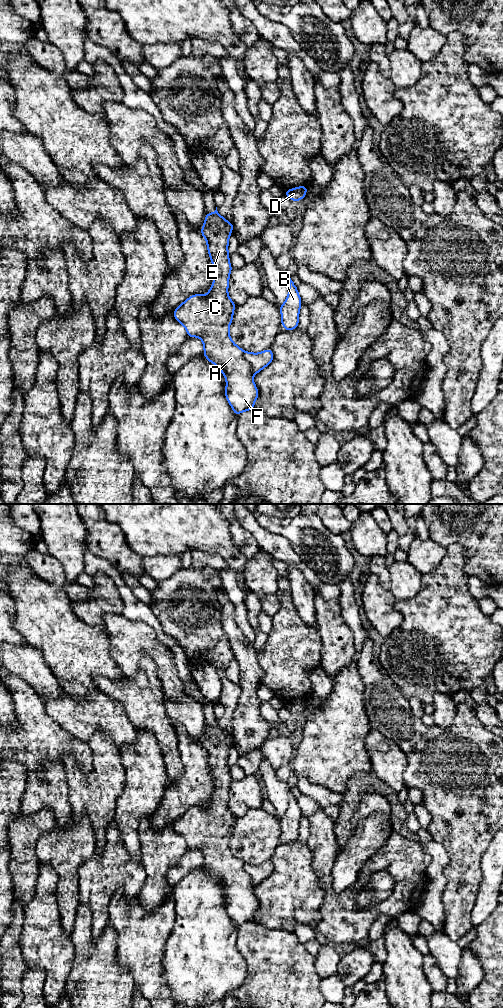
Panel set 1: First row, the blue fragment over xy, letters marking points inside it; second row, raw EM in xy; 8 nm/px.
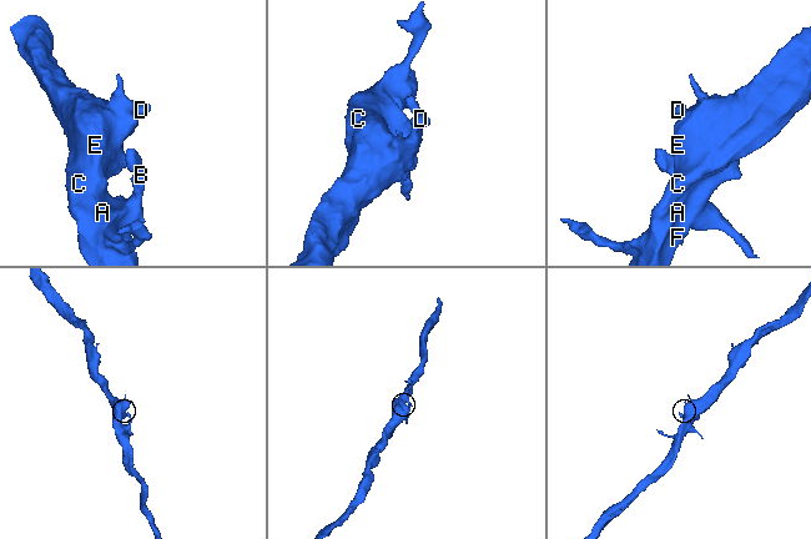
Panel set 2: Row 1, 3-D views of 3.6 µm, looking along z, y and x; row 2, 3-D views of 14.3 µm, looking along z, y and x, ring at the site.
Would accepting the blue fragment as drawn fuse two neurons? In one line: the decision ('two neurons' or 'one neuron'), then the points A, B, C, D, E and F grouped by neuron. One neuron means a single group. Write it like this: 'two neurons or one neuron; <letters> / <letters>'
two neurons; A C D E F / B

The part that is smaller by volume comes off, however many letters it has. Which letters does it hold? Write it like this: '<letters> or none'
B

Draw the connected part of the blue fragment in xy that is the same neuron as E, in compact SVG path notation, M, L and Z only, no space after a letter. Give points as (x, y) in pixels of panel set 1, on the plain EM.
M217 719L213 725L206 725L203 739L199 744L207 755L207 763L214 779L214 792L206 807L190 808L174 822L173 828L185 839L187 849L198 849L202 852L203 866L224 887L226 911L235 927L238 928L242 924L254 922L259 903L253 892L251 876L244 869L245 863L233 854L229 846L229 839L236 819L228 807L229 789L233 780L229 774L228 756L233 741L233 735L223 730L218 725Z

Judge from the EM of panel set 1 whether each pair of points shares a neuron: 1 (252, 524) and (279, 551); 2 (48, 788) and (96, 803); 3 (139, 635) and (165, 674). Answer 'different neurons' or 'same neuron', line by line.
1: same neuron
2: different neurons
3: same neuron

